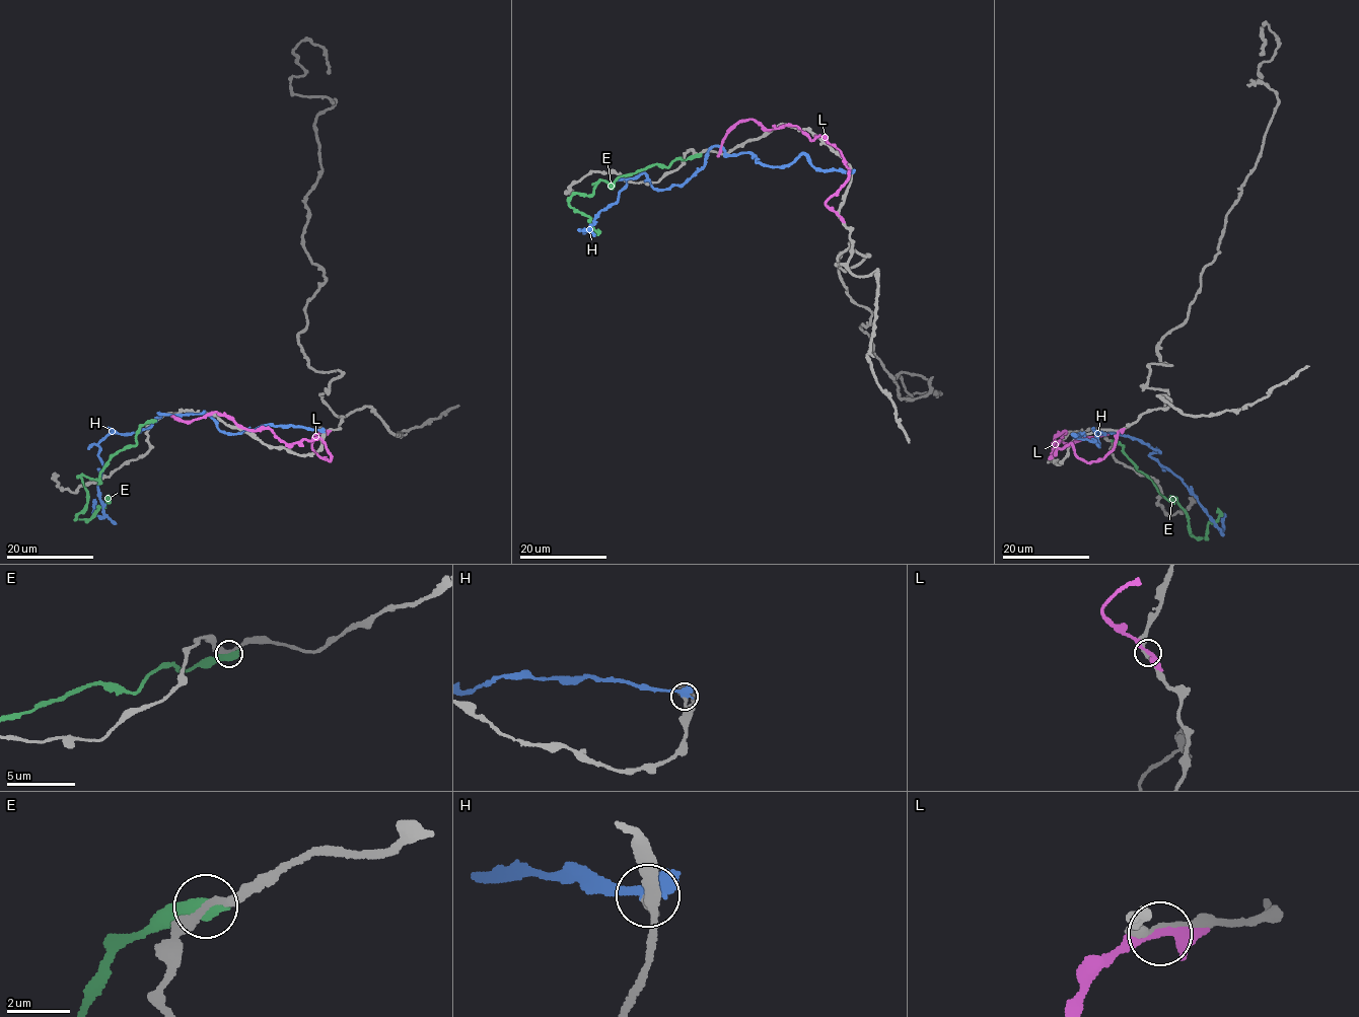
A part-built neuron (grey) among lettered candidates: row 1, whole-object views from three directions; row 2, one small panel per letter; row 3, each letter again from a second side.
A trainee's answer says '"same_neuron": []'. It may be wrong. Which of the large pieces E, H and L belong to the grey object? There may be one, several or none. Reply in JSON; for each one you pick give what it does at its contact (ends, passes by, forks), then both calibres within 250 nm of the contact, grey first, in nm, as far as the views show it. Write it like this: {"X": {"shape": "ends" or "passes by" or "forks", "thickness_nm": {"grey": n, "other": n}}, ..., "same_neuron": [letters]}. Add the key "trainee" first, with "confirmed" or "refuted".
{"trainee": "confirmed", "same_neuron": []}

